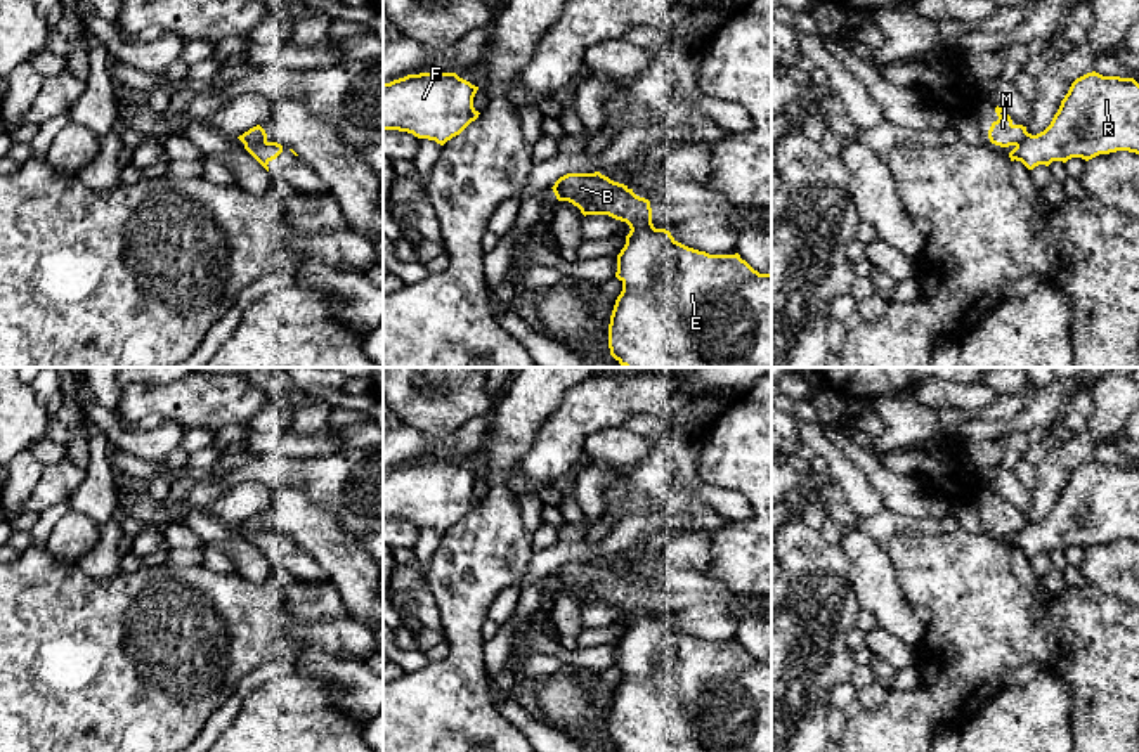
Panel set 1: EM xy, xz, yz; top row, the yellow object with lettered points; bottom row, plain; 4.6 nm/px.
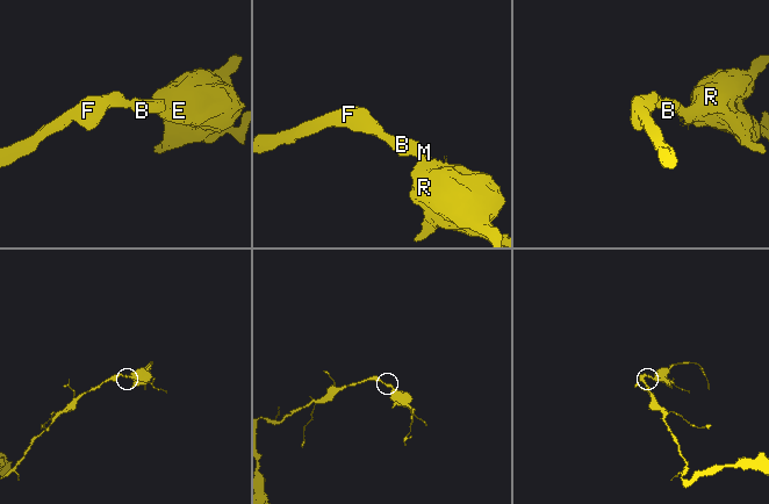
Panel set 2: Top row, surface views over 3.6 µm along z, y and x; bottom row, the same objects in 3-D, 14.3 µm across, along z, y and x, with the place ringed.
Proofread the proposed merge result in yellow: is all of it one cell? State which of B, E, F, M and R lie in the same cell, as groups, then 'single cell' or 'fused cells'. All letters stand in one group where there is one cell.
B F M / E R; fused cells

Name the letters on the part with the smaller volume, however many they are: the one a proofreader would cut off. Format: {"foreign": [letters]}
{"foreign": ["E", "R"]}

